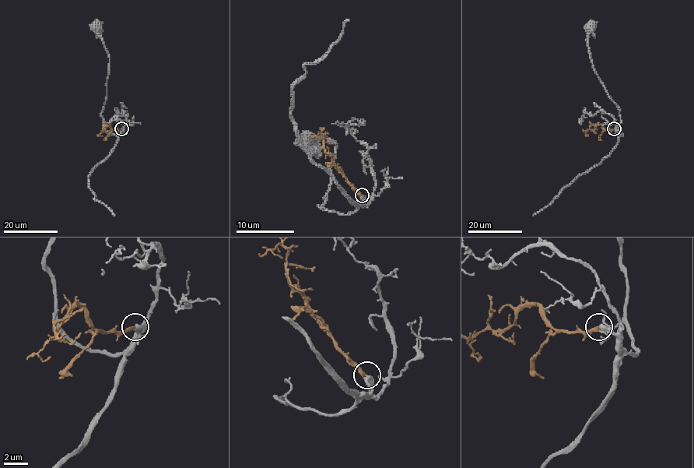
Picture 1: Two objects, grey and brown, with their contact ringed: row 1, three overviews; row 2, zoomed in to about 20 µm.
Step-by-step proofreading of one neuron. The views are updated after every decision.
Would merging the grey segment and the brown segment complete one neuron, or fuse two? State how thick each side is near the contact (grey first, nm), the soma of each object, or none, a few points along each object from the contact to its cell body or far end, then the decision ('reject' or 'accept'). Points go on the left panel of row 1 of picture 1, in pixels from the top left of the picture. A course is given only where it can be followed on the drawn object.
calibres 480 and 280 nm; soma grey (96, 26); soma brown none; course grey (121, 129), (117, 135), (104, 128), (101, 114), (106, 96), (108, 53), (96, 27); course brown (121, 129), (113, 129), (107, 124), (99, 135), (102, 135); accept

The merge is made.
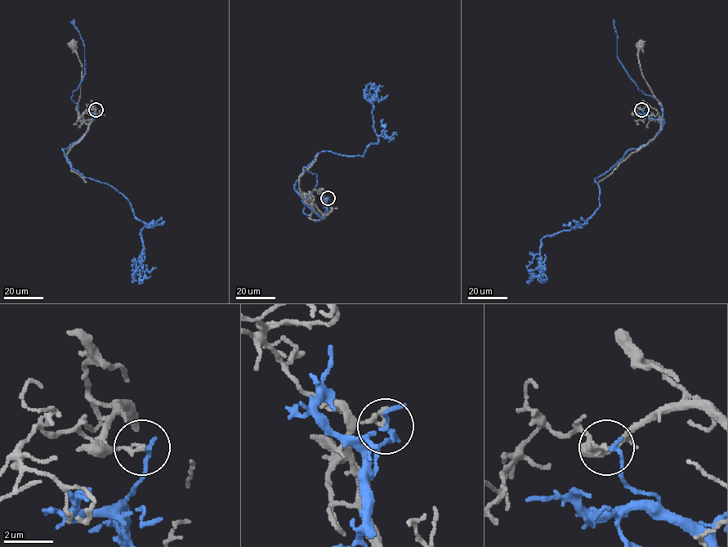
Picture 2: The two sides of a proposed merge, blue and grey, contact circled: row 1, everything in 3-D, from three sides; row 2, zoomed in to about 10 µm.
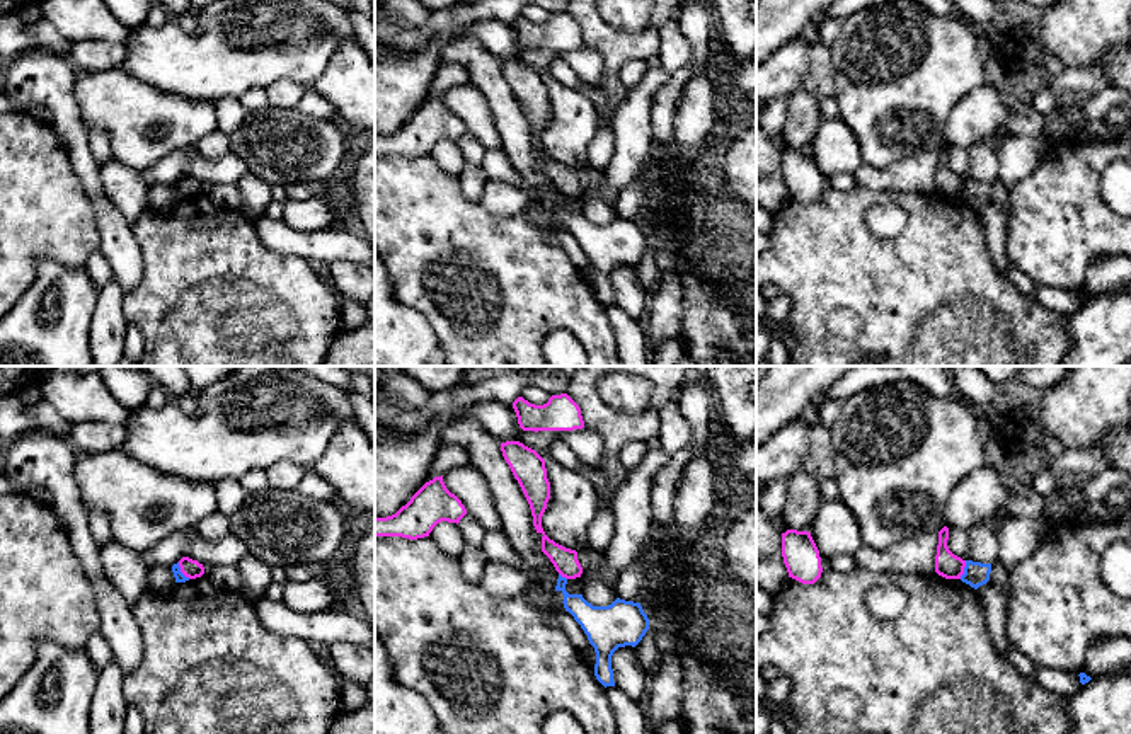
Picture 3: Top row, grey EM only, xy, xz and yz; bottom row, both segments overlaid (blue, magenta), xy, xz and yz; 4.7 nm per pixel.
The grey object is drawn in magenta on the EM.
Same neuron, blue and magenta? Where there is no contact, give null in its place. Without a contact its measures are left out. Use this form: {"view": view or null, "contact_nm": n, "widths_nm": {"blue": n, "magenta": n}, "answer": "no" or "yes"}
{"view": "xy", "contact_nm": 100, "widths_nm": {"blue": 50, "magenta": 90}, "answer": "no"}

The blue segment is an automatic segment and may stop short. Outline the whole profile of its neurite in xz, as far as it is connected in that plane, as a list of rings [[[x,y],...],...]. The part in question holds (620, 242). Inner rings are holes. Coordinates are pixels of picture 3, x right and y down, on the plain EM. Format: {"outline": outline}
{"outline": [[[559,192],[555,209],[564,213],[564,227],[581,244],[596,271],[594,295],[606,307],[615,305],[611,274],[618,266],[635,266],[649,249],[640,221],[617,216],[608,225],[593,225],[583,213],[566,209],[567,198]]]}

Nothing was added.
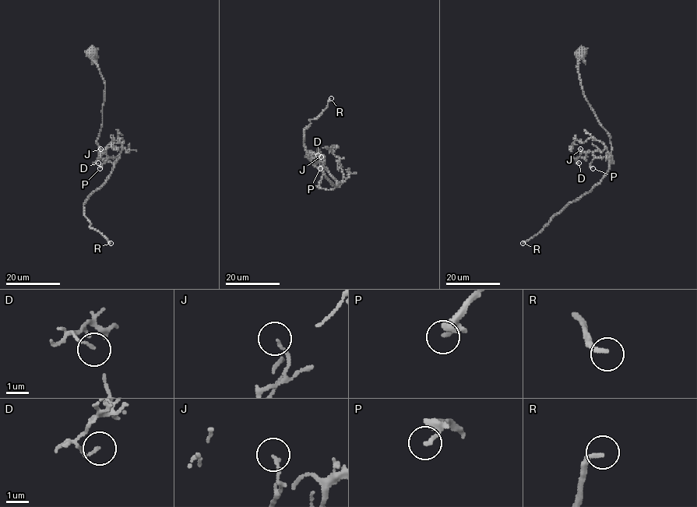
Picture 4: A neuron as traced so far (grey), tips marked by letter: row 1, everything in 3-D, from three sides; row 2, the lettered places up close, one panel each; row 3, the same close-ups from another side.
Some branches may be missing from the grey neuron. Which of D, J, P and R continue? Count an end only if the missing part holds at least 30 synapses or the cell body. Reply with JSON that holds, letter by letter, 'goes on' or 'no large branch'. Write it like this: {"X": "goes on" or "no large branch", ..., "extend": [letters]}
{"D": "no large branch", "J": "no large branch", "P": "no large branch", "R": "goes on", "extend": ["R"]}

